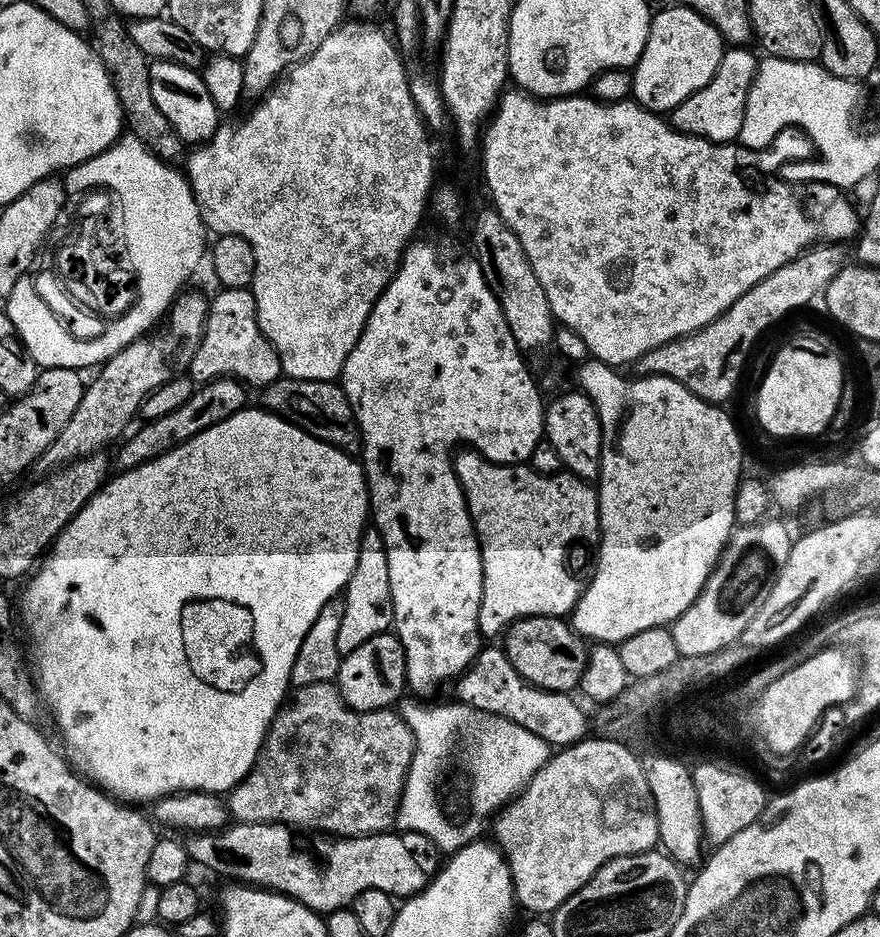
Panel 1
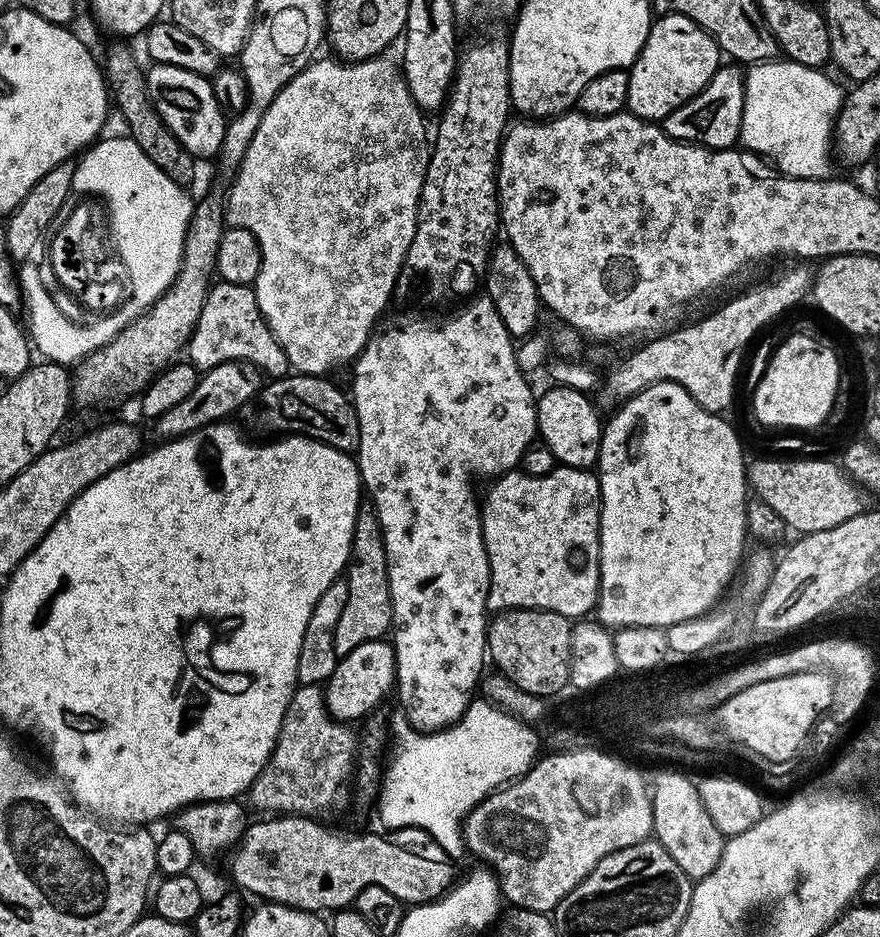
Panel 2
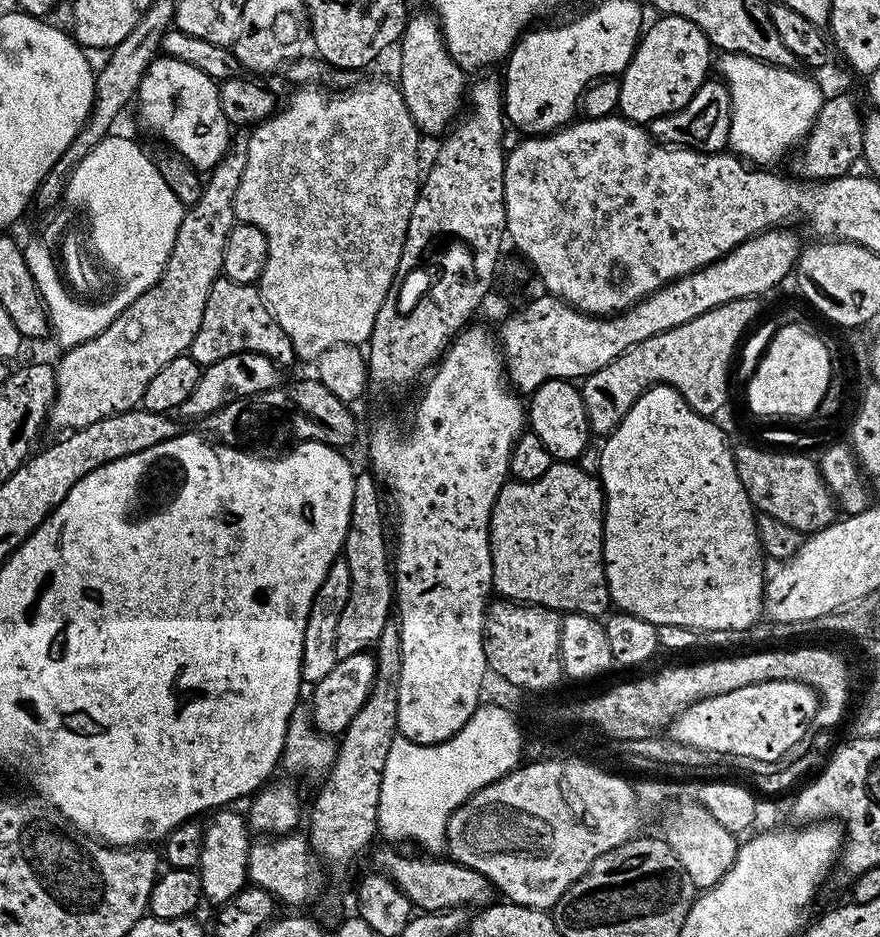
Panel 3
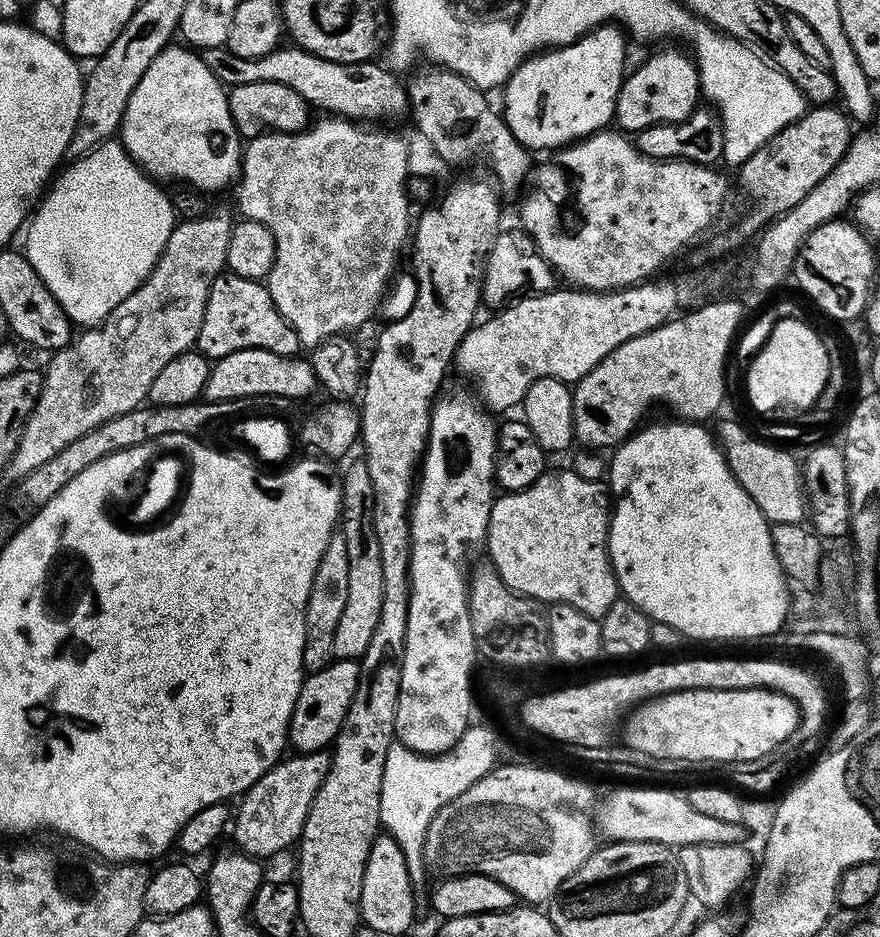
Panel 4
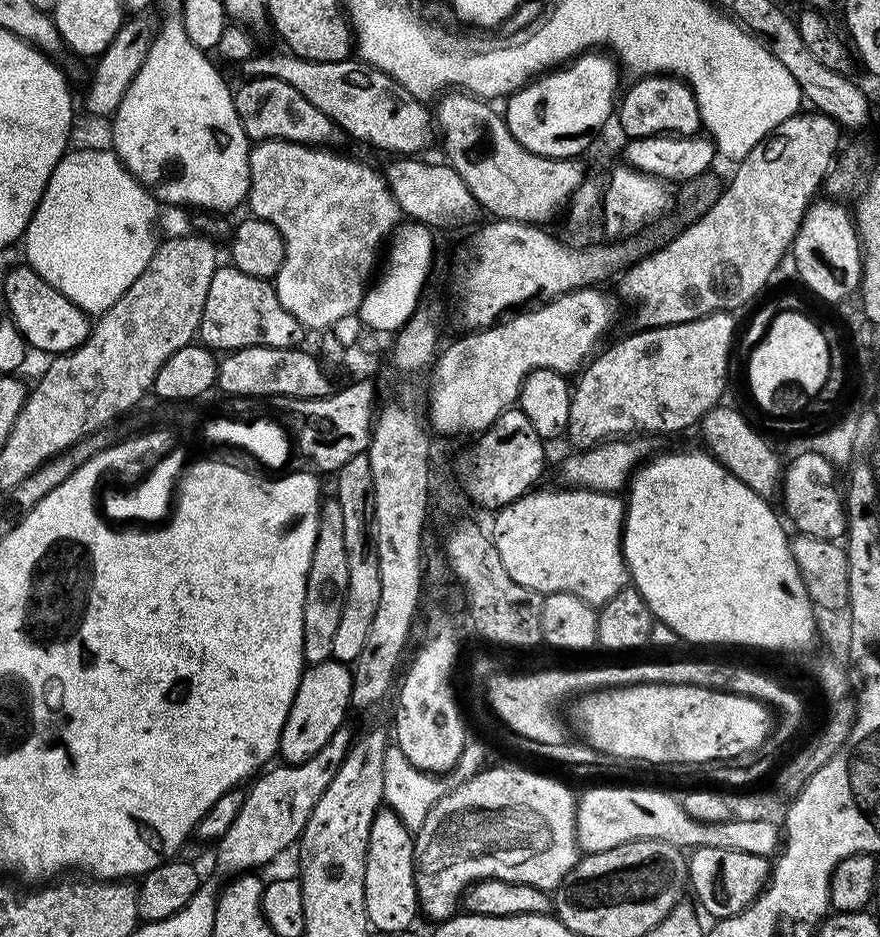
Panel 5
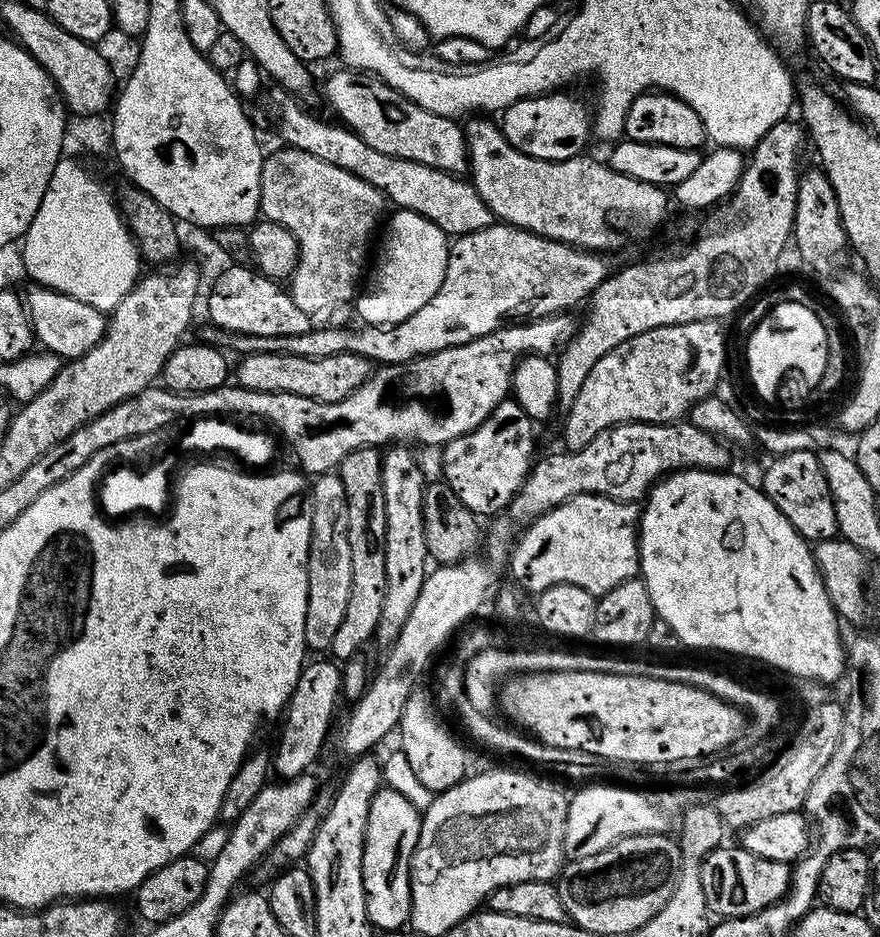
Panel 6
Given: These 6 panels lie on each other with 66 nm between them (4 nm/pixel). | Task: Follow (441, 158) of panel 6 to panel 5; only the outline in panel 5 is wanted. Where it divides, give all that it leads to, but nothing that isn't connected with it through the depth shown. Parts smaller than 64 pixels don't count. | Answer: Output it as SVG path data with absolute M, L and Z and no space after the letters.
M287 51L276 52L273 56L254 54L249 60L239 61L241 77L282 78L290 82L302 98L307 98L336 123L345 137L353 136L364 144L373 144L388 154L399 154L408 158L420 154L424 144L434 136L434 118L423 99L410 90L406 90L390 74L378 70L359 58L347 58L342 61L312 61L289 54Z

